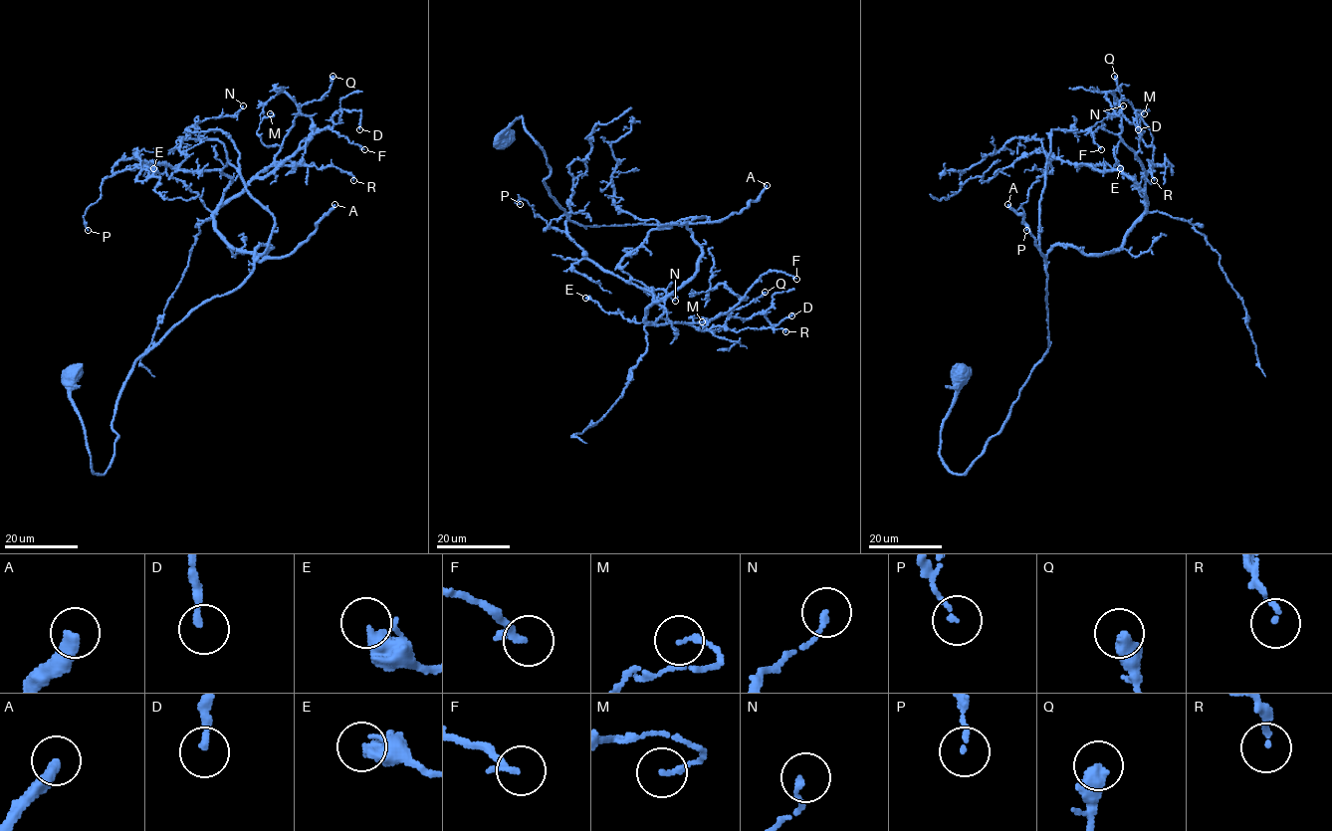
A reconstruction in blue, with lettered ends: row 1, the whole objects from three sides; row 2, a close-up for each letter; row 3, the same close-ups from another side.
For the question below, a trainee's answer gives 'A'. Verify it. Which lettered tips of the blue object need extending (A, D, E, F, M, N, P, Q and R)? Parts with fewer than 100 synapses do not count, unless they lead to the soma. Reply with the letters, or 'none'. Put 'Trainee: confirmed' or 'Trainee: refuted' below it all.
A
Trainee: confirmed

